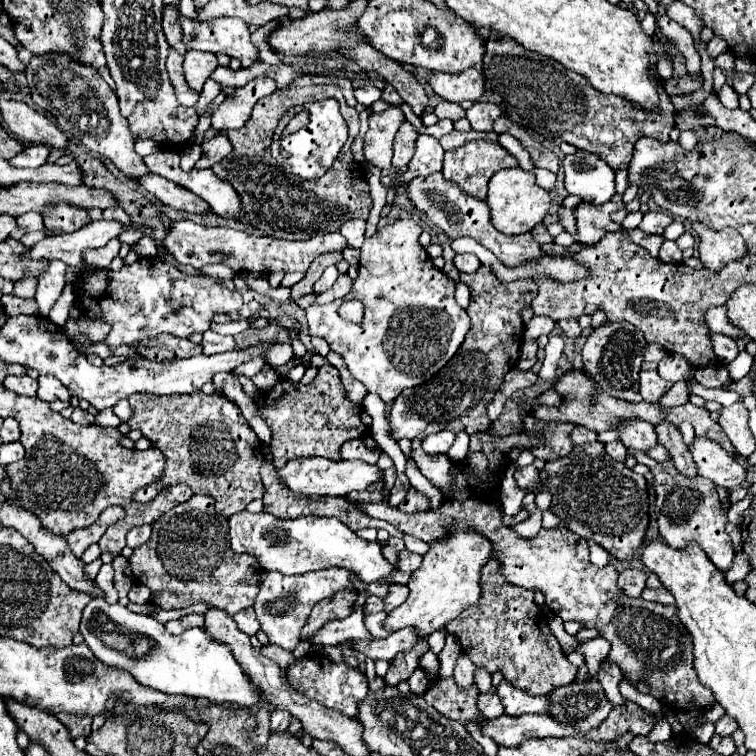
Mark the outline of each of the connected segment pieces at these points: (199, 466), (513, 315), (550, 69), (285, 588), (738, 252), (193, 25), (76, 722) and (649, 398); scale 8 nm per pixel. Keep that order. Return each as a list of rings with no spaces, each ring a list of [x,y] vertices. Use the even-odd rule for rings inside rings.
[[[200,390],[194,394],[170,396],[134,394],[128,400],[132,408],[128,426],[140,430],[144,438],[166,456],[162,476],[132,494],[136,502],[148,503],[161,490],[186,482],[194,494],[212,496],[216,510],[224,518],[230,518],[234,512],[242,512],[252,500],[264,496],[264,486],[258,474],[264,462],[264,458],[258,456],[260,440],[236,404],[234,418],[230,416],[228,420],[228,414],[224,414],[224,396],[204,394]],[[218,422],[222,422],[222,430],[218,430]]]
[[[480,268],[474,274],[460,274],[460,280],[470,288],[472,298],[466,312],[470,314],[472,328],[466,334],[458,354],[438,370],[430,380],[420,386],[406,388],[392,406],[390,412],[390,436],[394,440],[414,440],[426,438],[434,432],[466,432],[478,434],[490,428],[490,420],[486,416],[486,406],[492,402],[498,392],[508,370],[516,366],[520,360],[520,346],[524,334],[524,322],[520,312],[536,298],[536,282],[534,280],[518,280],[512,284],[502,284],[488,268]]]
[[[496,30],[490,32],[486,42],[484,78],[486,94],[490,94],[488,100],[500,102],[510,120],[548,140],[560,138],[580,150],[594,152],[612,170],[626,168],[640,136],[652,136],[660,142],[668,142],[668,134],[676,126],[676,110],[666,92],[662,92],[660,100],[662,114],[638,112],[638,108],[634,108],[628,100],[594,90],[584,76],[578,76],[552,58],[524,50],[518,42]]]
[[[326,568],[326,570],[318,570],[318,572],[306,572],[302,576],[284,576],[280,572],[270,572],[268,578],[264,580],[264,584],[260,586],[260,592],[256,596],[256,602],[254,602],[254,610],[256,610],[256,616],[260,620],[260,628],[266,632],[266,636],[270,638],[270,642],[286,648],[286,650],[294,650],[300,642],[300,628],[304,626],[312,606],[322,600],[322,598],[328,598],[330,594],[334,596],[338,590],[342,588],[350,588],[352,582],[350,582],[350,570],[346,568]],[[276,602],[286,602],[286,608],[284,610],[274,610],[272,606]]]
[[[692,222],[692,230],[700,238],[700,246],[698,246],[700,260],[710,270],[720,270],[730,260],[738,260],[746,254],[746,244],[742,236],[734,232],[734,228],[714,230],[702,222]]]
[[[214,18],[208,22],[190,20],[184,28],[186,46],[204,52],[222,52],[234,56],[242,66],[250,66],[256,58],[256,48],[250,40],[250,30],[242,20]]]
[[[58,714],[56,716],[70,732],[72,738],[78,738],[78,736],[88,736],[90,734],[90,724],[92,720],[86,718],[86,716],[74,716],[74,714]]]
[[[656,370],[640,372],[640,394],[650,404],[656,404],[662,398],[662,394],[665,394],[671,386],[671,383],[658,376]]]

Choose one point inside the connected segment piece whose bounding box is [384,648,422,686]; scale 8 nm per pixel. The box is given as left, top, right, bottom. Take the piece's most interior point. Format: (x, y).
(404, 664)

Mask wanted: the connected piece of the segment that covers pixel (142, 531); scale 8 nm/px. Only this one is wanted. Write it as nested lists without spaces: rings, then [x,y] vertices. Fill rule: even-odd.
[[[148,524],[146,526],[136,526],[126,534],[126,542],[128,542],[130,548],[136,548],[136,546],[144,544],[146,540],[150,540],[150,536],[152,536],[152,528]]]

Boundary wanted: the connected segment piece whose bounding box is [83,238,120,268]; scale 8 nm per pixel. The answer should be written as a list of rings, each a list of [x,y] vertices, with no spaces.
[[[114,238],[110,240],[104,248],[100,250],[86,250],[84,252],[84,261],[90,266],[96,266],[96,268],[108,268],[112,258],[118,256],[118,250],[120,250],[120,240]]]

